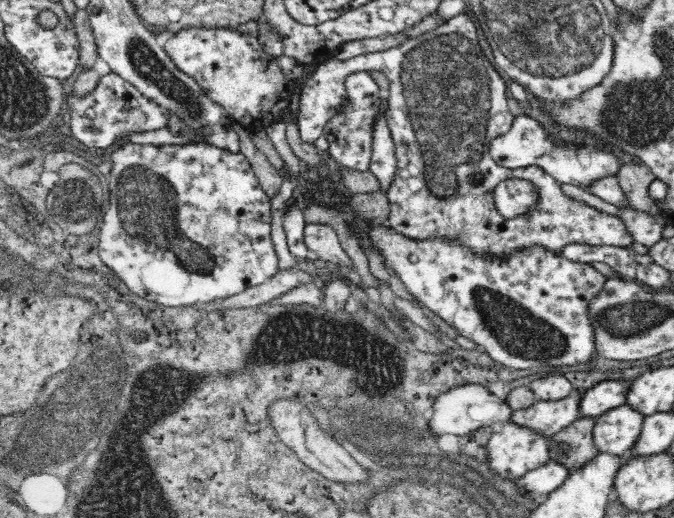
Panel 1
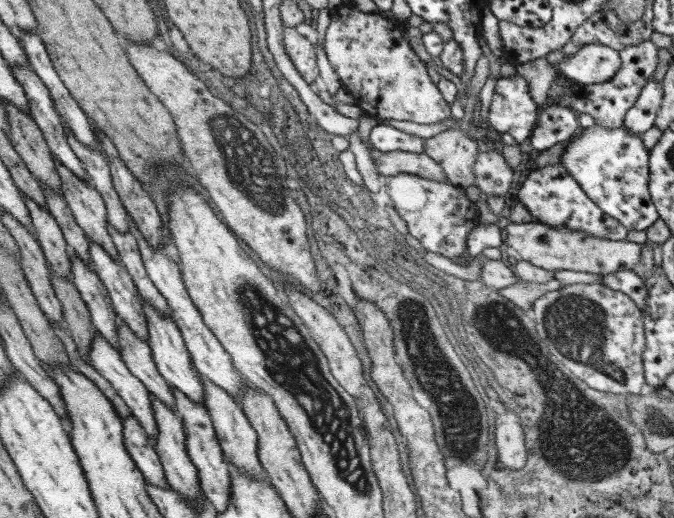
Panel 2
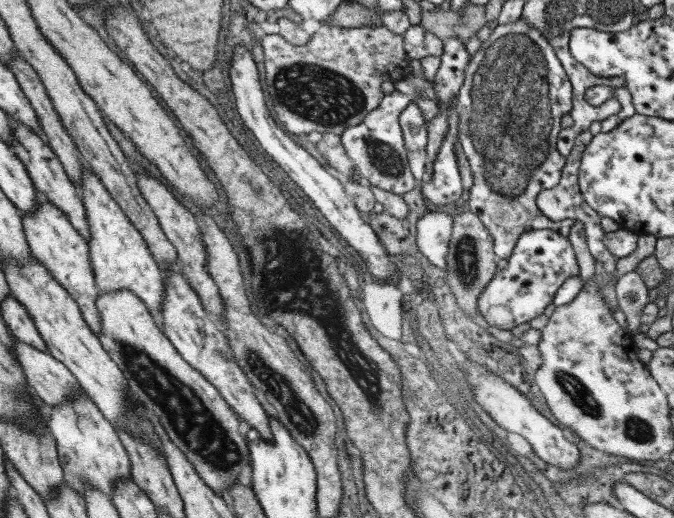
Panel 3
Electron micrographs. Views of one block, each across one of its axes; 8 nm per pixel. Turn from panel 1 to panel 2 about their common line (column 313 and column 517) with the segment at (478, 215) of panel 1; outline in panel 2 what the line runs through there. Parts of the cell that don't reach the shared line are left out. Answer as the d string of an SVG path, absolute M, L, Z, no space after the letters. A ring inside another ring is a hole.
M515 72L496 80L488 106L487 124L493 134L507 133L521 144L536 121L536 106L525 80Z

